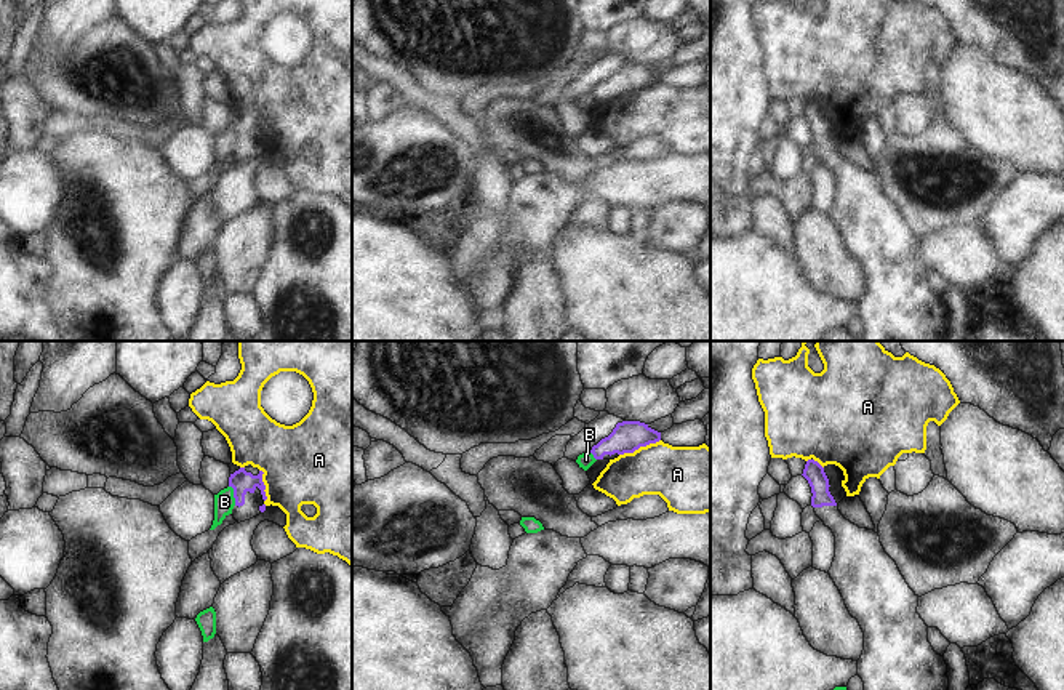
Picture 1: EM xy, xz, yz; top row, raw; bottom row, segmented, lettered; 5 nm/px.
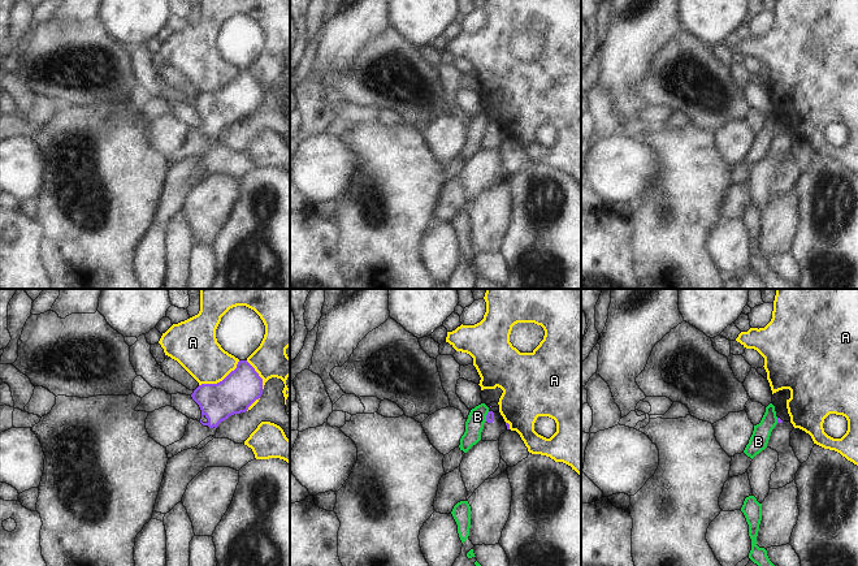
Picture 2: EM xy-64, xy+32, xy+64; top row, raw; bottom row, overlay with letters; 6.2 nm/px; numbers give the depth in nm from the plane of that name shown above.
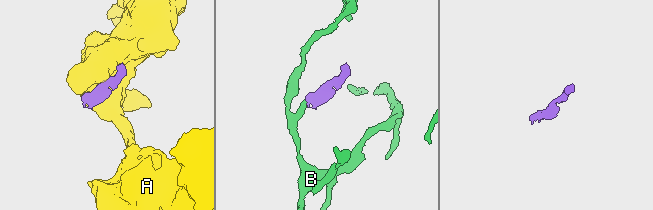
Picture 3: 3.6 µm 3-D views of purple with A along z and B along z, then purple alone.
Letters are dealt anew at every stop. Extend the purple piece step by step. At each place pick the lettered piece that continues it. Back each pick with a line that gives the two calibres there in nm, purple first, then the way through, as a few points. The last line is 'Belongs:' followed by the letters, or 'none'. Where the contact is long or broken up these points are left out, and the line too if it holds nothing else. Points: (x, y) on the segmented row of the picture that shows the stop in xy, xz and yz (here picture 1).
Belongs: none.

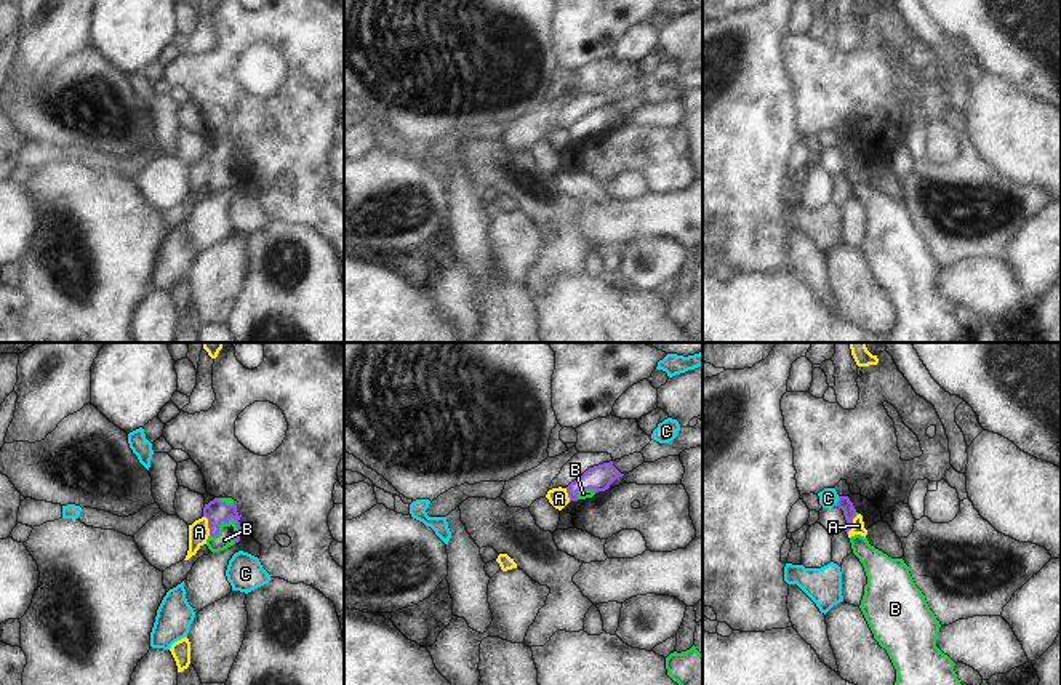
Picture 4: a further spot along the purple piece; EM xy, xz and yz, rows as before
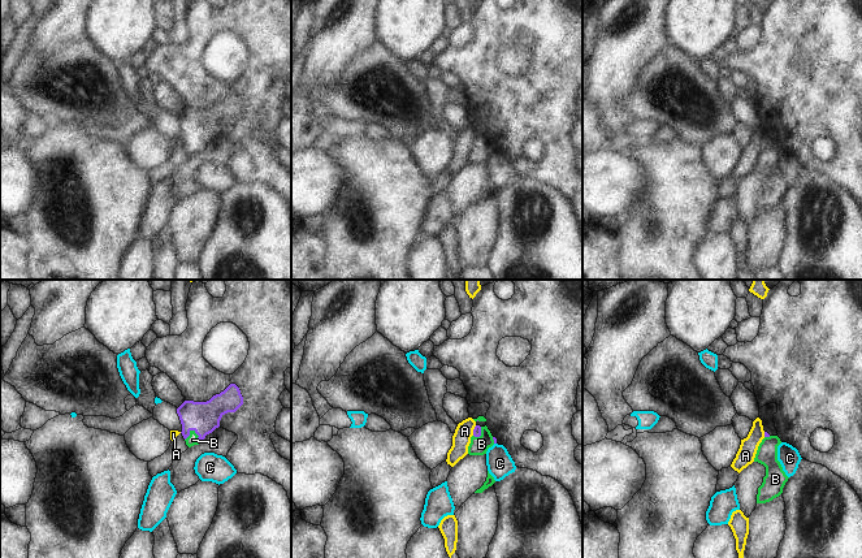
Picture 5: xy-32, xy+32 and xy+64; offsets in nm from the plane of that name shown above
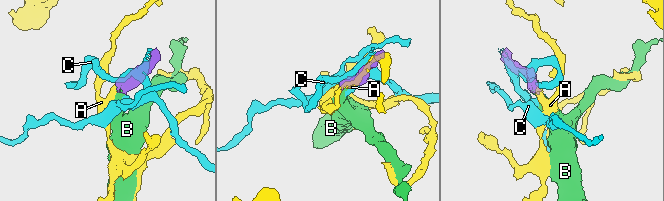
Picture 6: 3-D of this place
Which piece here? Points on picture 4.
B: Thickness 110 nm (purple) against 90 nm. Path across: xy (215, 511), (220, 516), (220, 524), (224, 540)
Belongs: B.

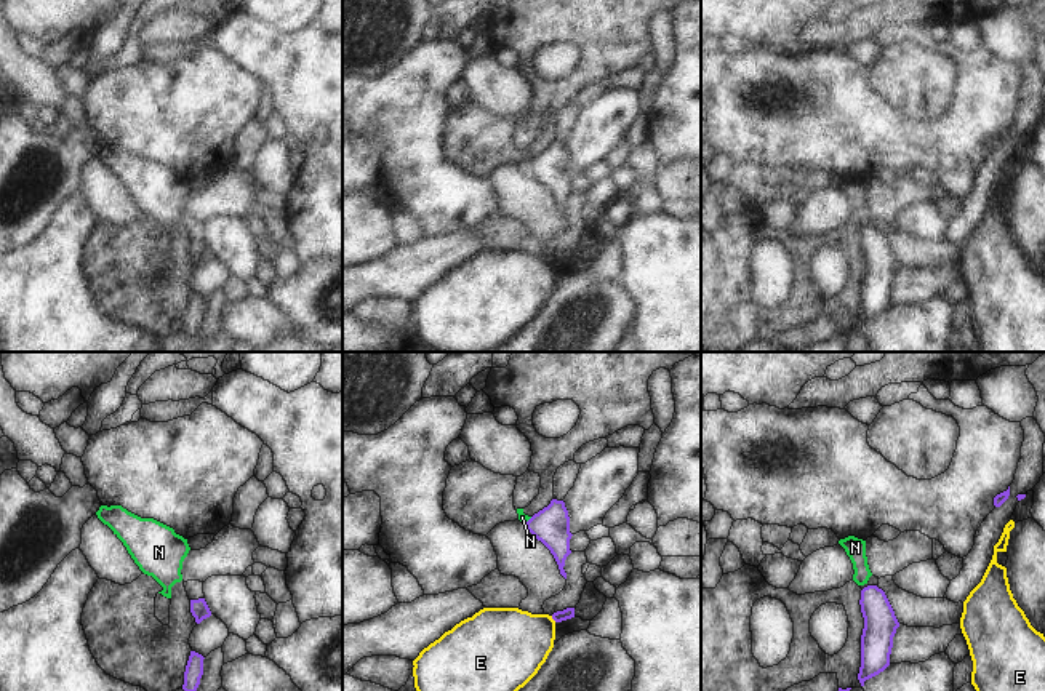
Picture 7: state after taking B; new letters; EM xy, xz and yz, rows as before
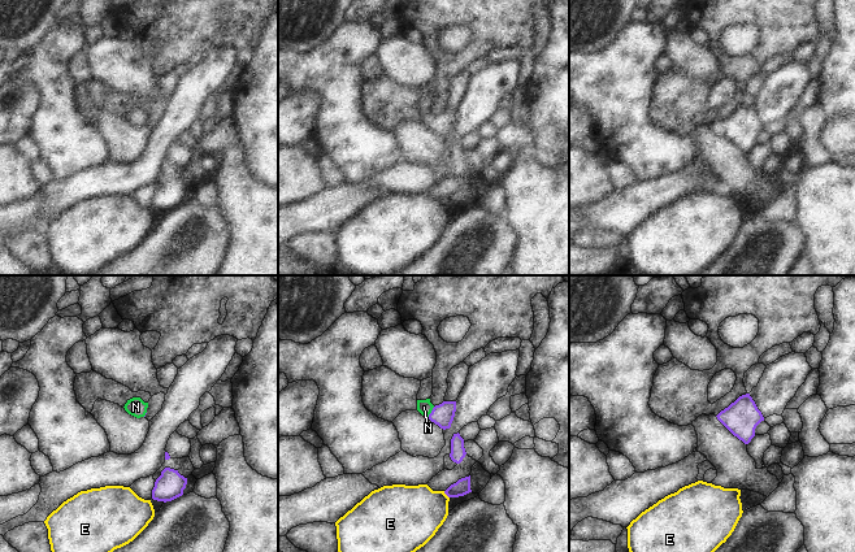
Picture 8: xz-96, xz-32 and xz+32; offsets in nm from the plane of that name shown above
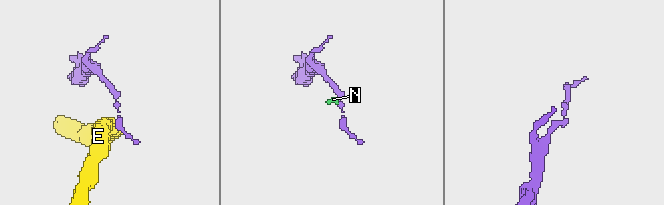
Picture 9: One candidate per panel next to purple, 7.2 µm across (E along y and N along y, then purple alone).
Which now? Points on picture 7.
N: Thickness 190 nm (purple) against 50 nm. Path across: xz (551, 525), (527, 522), (522, 517)
Belongs: N.

